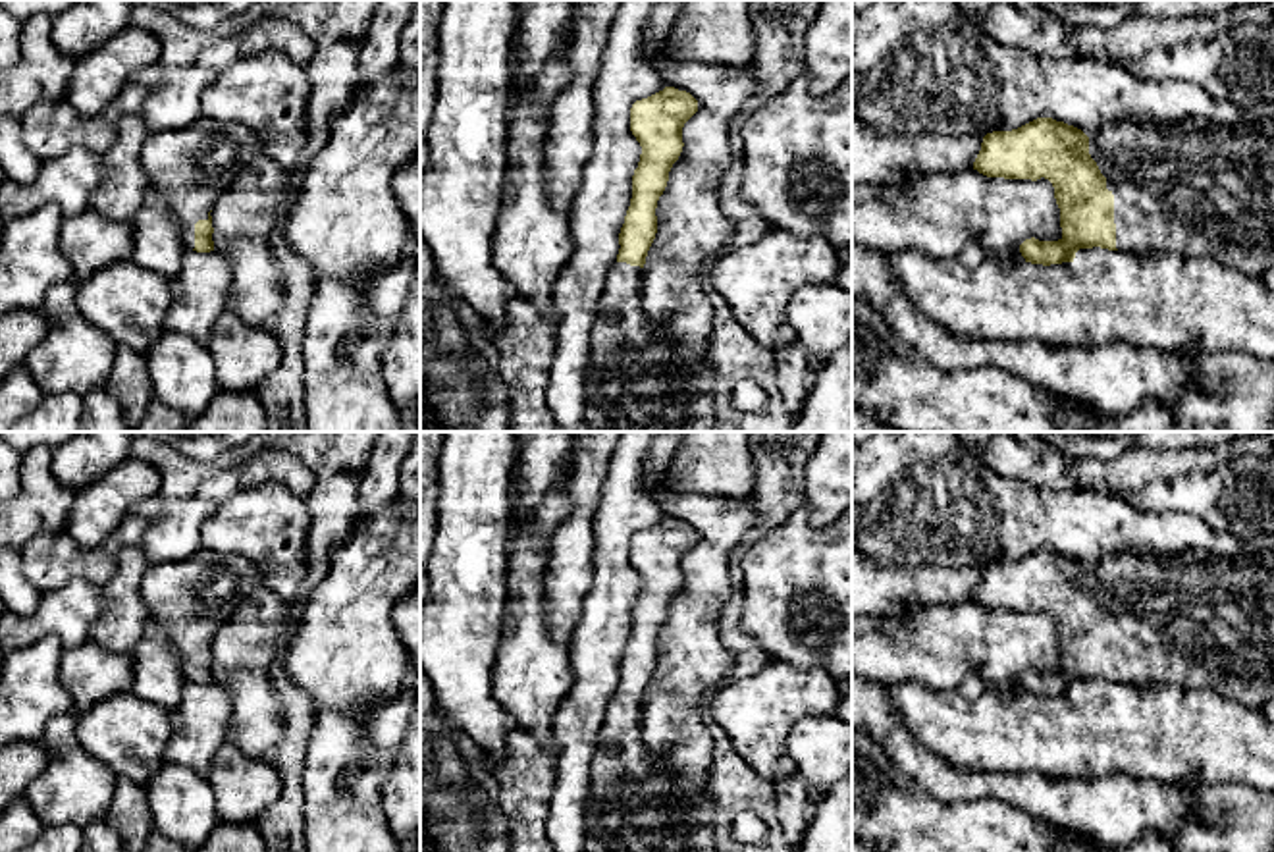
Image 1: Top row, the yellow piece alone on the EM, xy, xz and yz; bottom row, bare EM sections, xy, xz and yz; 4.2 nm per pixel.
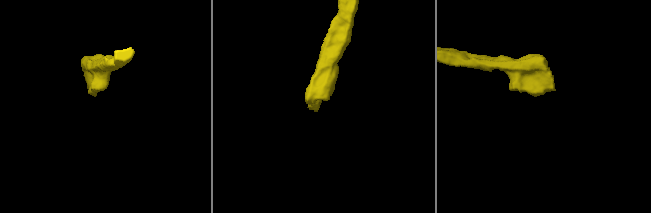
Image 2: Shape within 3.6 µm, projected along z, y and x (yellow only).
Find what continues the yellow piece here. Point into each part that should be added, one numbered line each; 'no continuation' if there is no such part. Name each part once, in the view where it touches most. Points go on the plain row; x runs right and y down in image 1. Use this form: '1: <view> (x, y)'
1: yz (1207, 625)

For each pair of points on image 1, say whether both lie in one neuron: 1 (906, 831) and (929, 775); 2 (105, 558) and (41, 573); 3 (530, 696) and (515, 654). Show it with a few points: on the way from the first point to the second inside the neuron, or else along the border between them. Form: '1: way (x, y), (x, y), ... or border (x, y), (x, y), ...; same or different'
1: border (891, 758), (937, 798), (945, 802), (968, 800); different
2: way (89, 561), (56, 561); same
3: way (530, 687), (530, 669), (525, 664); same

